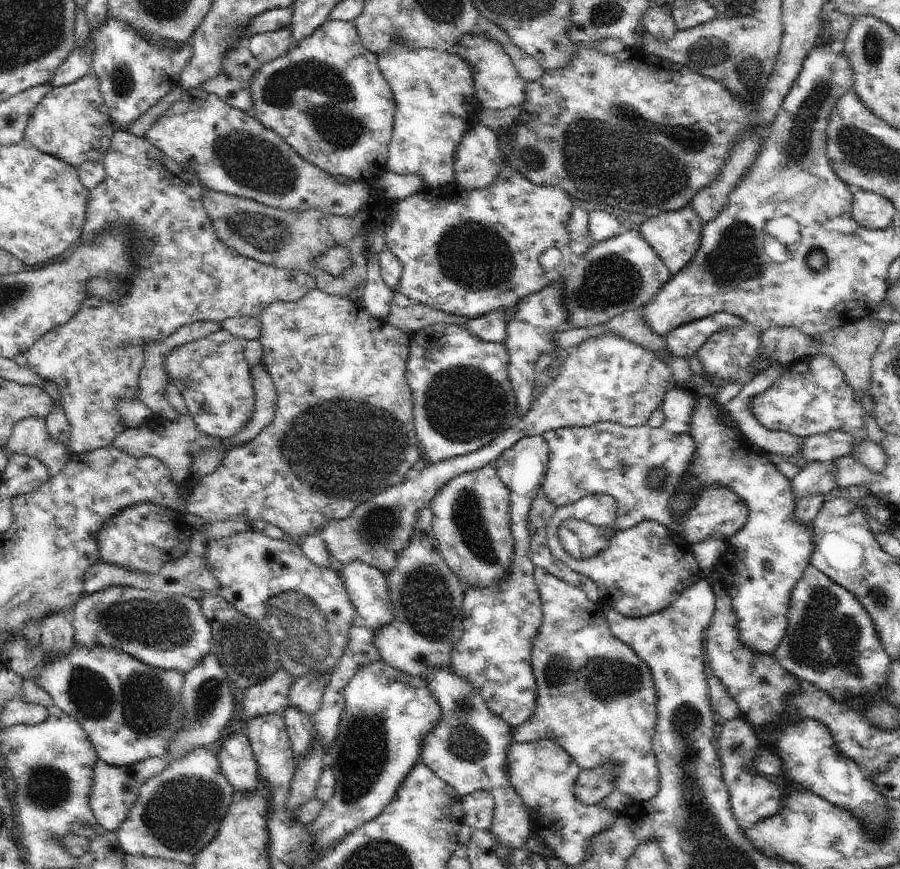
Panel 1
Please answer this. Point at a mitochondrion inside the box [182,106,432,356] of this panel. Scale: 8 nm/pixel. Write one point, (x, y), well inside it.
(248, 160)

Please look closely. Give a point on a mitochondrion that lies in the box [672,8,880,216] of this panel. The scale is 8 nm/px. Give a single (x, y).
(710, 53)

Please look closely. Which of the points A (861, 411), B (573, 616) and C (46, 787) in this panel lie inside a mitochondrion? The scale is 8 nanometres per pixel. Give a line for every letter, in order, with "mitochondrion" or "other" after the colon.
A: other
B: other
C: mitochondrion

